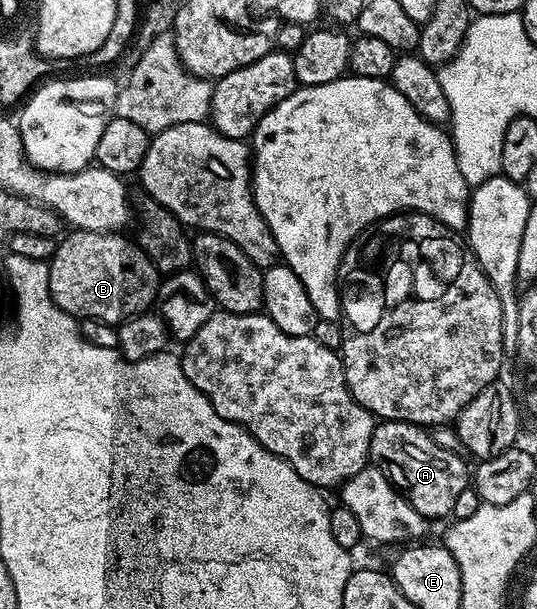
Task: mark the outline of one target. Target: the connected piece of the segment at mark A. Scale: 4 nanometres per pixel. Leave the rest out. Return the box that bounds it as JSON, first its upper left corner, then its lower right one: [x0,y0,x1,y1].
[369,420,471,522]

